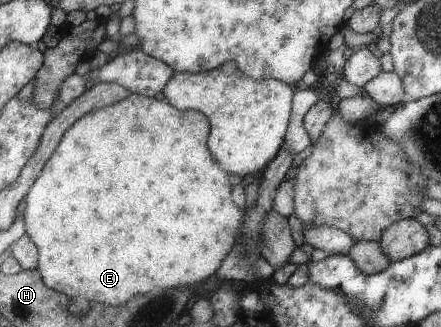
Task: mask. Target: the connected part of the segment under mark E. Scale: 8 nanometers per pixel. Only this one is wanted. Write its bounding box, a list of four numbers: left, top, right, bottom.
[23,94,240,305]

